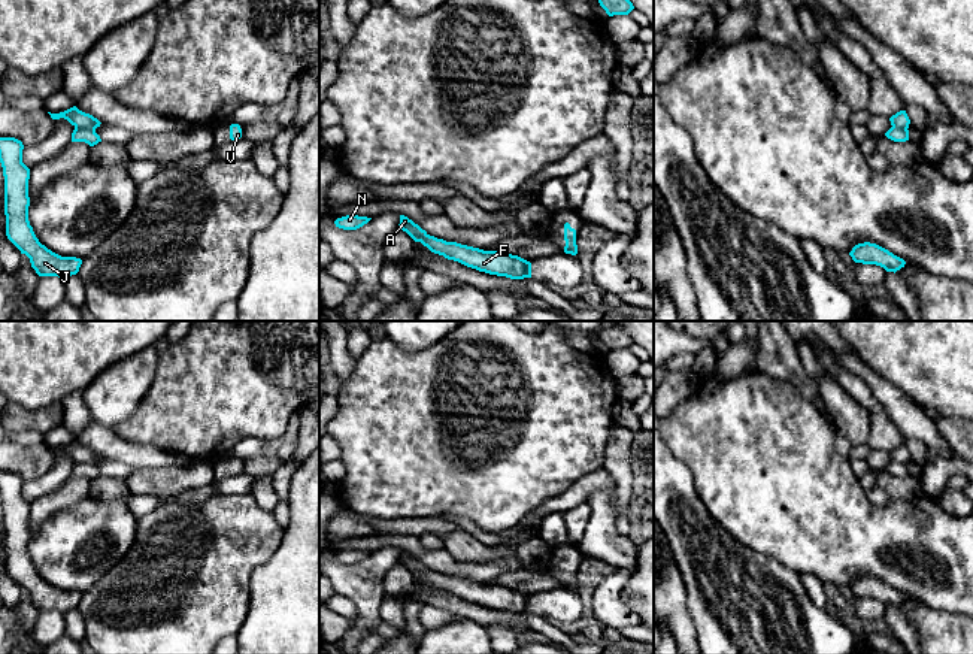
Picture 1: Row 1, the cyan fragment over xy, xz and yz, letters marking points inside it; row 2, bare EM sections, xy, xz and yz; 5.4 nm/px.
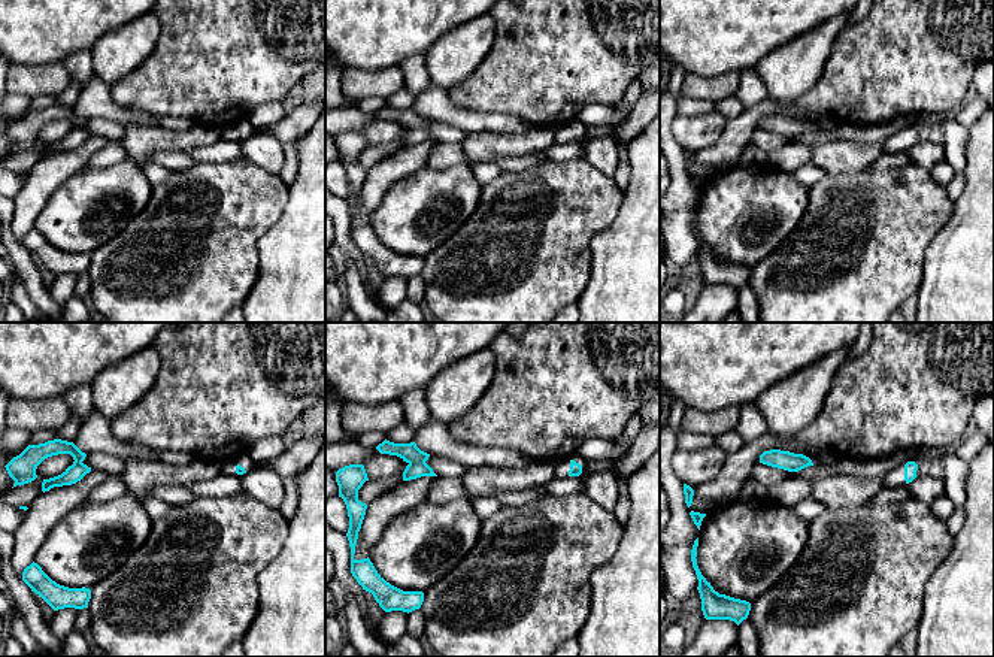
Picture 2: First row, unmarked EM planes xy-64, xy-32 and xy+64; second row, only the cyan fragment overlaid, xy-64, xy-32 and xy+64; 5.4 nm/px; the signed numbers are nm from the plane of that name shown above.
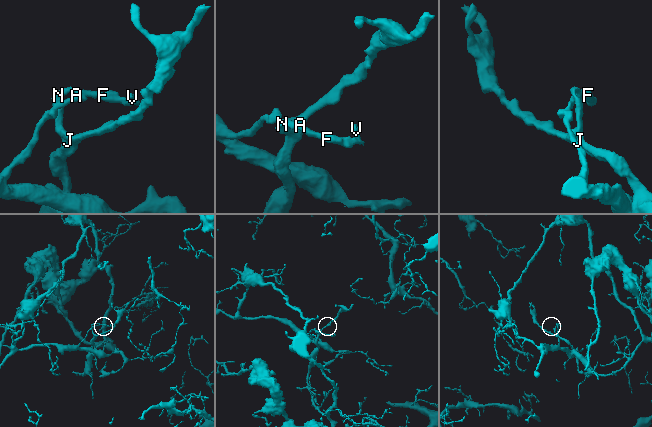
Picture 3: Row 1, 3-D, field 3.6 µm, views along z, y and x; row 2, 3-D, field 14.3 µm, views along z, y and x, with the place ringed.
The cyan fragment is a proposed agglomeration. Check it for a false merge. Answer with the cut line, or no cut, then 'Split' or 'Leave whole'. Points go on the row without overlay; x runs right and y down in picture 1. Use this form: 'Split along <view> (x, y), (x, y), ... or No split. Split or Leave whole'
Split along xy (75, 460), (94, 465). Split

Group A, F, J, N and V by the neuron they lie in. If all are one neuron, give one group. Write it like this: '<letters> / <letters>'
A / F J N V

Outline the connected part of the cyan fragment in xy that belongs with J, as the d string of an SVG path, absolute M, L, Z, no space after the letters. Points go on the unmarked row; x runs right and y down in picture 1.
M0 472L0 497L4 511L4 549L7 573L30 593L39 611L67 614L79 606L81 593L61 591L36 572L28 555L30 503L22 497L24 479L15 472Z

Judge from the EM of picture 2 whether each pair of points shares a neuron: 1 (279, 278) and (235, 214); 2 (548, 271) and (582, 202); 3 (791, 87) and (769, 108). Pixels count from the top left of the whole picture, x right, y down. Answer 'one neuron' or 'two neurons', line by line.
1: two neurons
2: one neuron
3: two neurons

